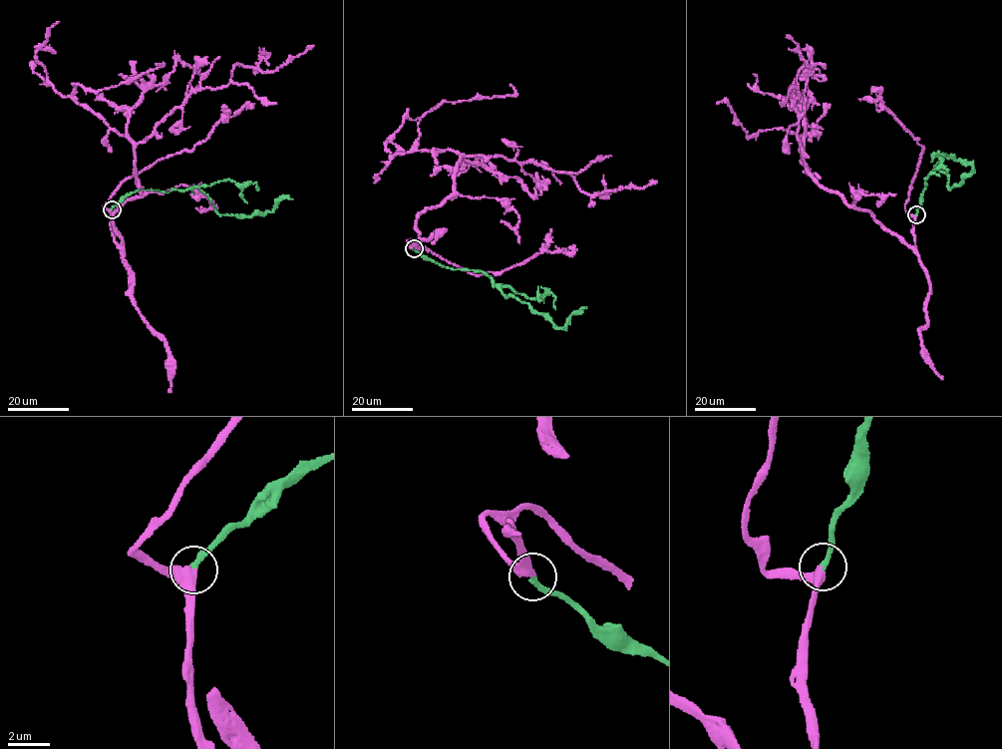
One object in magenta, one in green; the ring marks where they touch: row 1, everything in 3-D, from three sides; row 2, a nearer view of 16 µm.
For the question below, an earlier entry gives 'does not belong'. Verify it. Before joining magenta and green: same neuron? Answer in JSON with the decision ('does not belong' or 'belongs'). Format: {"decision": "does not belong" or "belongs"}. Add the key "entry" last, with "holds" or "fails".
{"decision": "belongs", "entry": "fails"}

